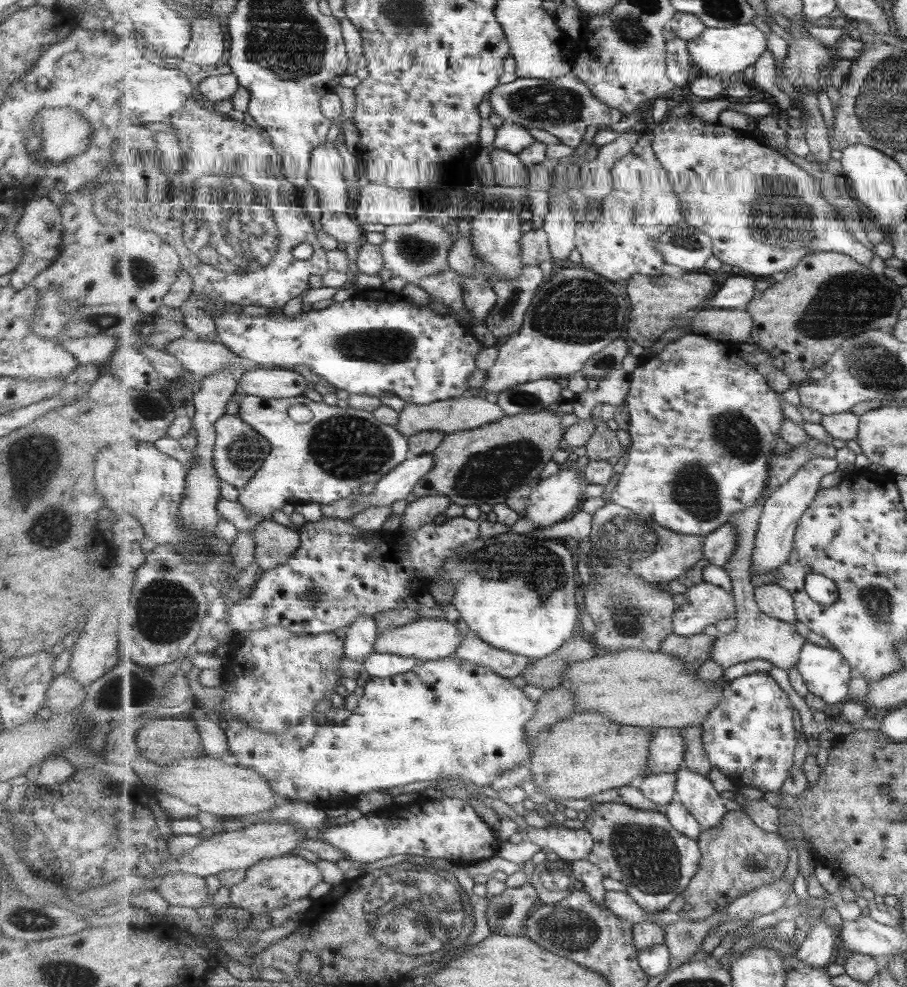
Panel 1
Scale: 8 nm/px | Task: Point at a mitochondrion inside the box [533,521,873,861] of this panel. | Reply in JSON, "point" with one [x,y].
{"point":[628,619]}

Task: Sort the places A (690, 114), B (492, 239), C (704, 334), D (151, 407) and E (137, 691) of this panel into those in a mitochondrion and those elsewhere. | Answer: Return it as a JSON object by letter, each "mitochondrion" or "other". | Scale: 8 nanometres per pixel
{"A":"other","B":"other","C":"other","D":"mitochondrion","E":"mitochondrion"}

